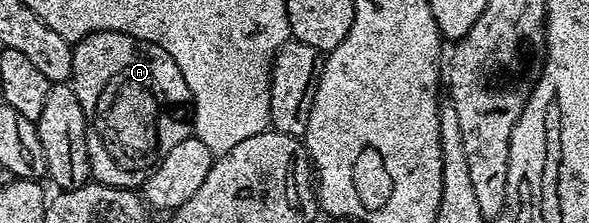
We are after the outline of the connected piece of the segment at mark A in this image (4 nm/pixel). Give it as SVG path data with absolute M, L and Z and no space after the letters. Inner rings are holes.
M96 31L73 44L73 78L71 86L85 114L85 144L89 150L92 178L108 187L137 189L149 179L149 172L191 135L191 104L189 92L179 65L159 45L131 37L118 31Z

